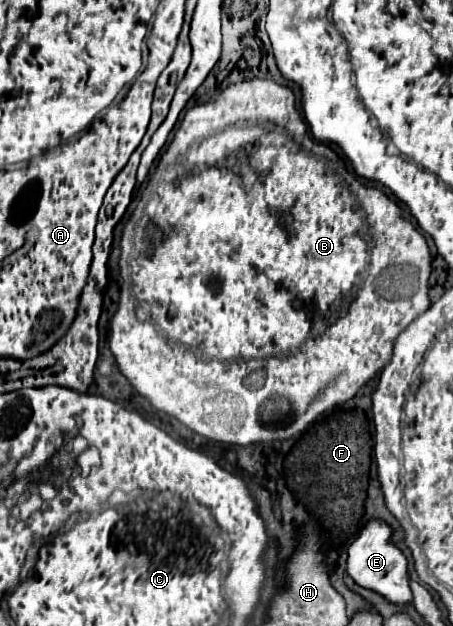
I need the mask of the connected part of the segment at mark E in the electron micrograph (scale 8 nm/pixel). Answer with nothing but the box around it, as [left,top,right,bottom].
[346,520,412,604]

